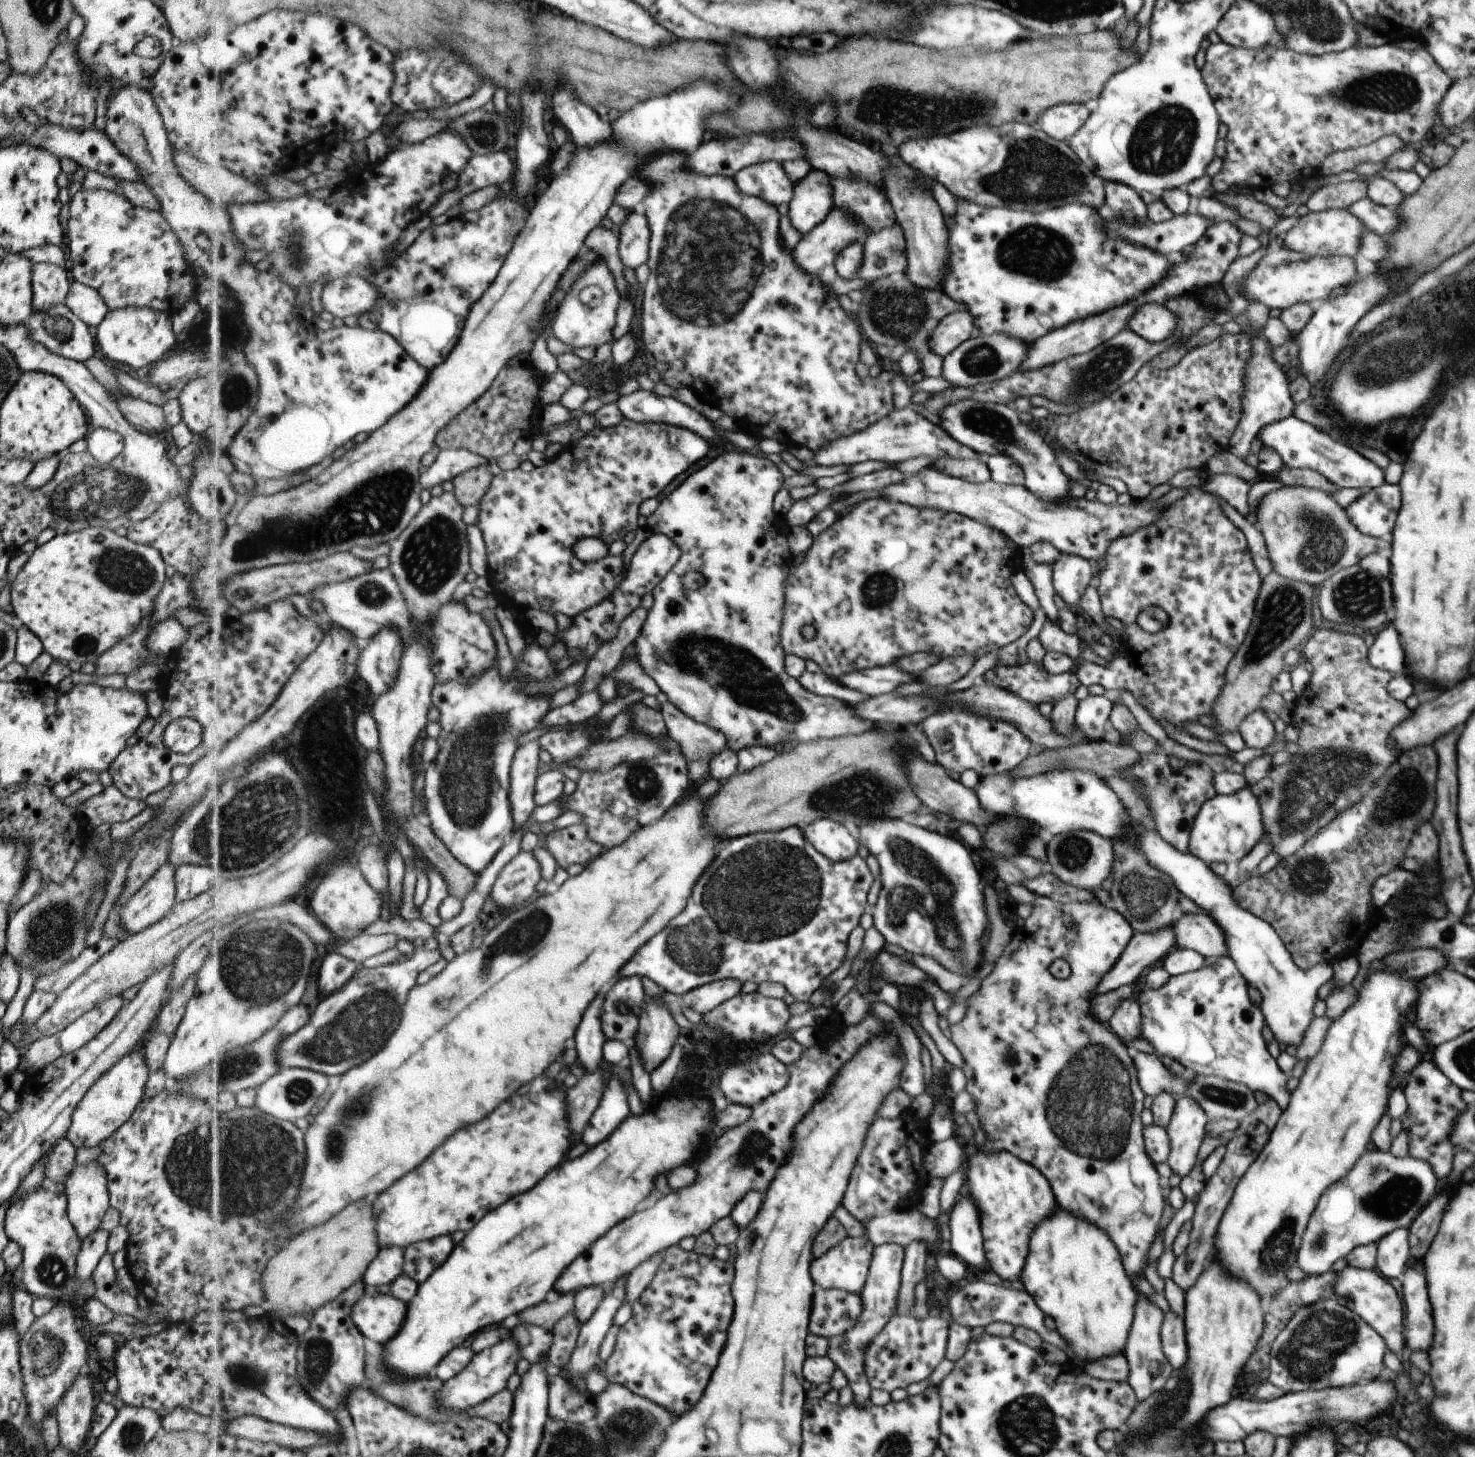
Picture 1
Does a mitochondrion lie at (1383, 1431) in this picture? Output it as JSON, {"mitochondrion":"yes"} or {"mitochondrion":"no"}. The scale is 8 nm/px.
{"mitochondrion":"no"}

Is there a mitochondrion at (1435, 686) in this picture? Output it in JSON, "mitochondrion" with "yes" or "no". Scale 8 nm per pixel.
{"mitochondrion":"no"}

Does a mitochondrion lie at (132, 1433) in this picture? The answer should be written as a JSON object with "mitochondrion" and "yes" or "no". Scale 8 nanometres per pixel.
{"mitochondrion":"yes"}

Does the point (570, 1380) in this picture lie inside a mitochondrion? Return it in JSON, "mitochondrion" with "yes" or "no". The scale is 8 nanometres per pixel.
{"mitochondrion":"no"}

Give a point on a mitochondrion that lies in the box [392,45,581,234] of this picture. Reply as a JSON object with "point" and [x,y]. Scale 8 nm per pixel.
{"point":[483,131]}

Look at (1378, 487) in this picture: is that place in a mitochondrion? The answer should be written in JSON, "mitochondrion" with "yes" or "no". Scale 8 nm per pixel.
{"mitochondrion":"no"}

